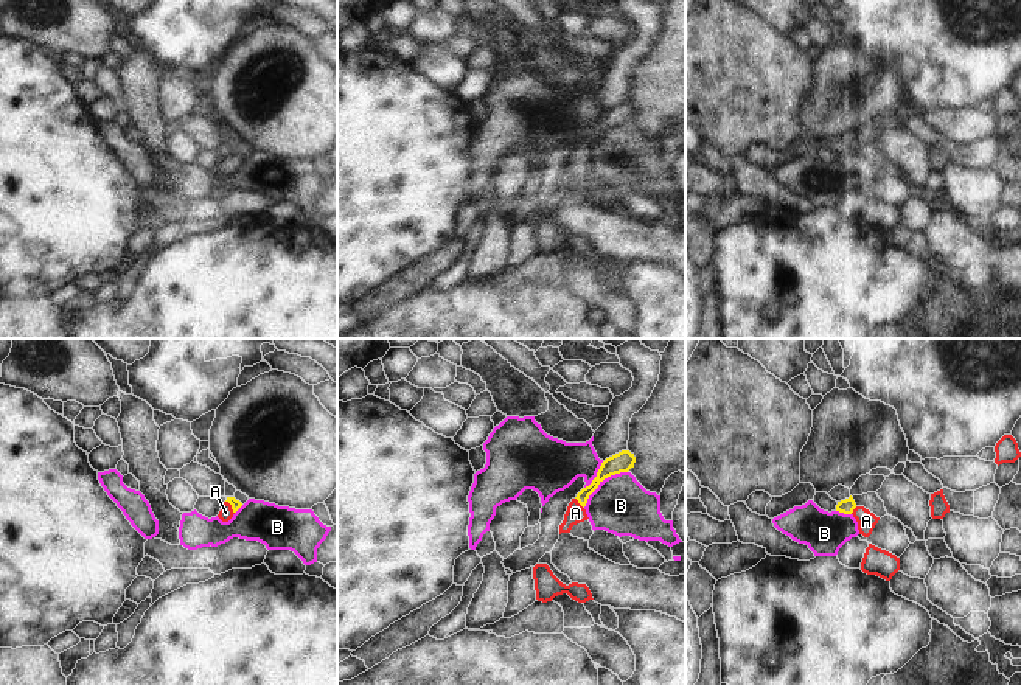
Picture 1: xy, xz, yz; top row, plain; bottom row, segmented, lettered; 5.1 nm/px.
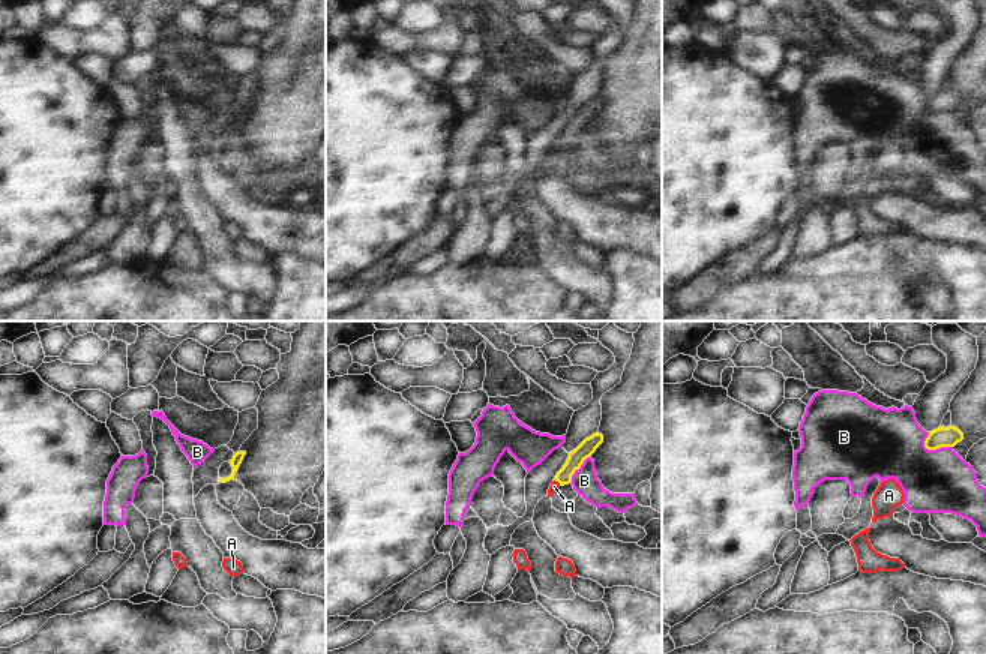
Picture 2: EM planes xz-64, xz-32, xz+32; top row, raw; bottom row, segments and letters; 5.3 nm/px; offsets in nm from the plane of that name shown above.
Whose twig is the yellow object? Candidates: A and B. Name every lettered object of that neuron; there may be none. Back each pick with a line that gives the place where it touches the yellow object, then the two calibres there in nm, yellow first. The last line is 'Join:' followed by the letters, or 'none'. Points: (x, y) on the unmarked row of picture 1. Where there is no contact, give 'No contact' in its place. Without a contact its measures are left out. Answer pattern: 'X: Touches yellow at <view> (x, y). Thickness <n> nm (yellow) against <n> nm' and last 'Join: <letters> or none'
A: Touches yellow at xz (578, 154). Thickness 90 nm (yellow) against 100 nm
Join: A.

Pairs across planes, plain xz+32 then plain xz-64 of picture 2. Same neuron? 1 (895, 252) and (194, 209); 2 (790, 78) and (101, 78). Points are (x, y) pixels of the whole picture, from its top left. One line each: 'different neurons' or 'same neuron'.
1: different neurons
2: different neurons

